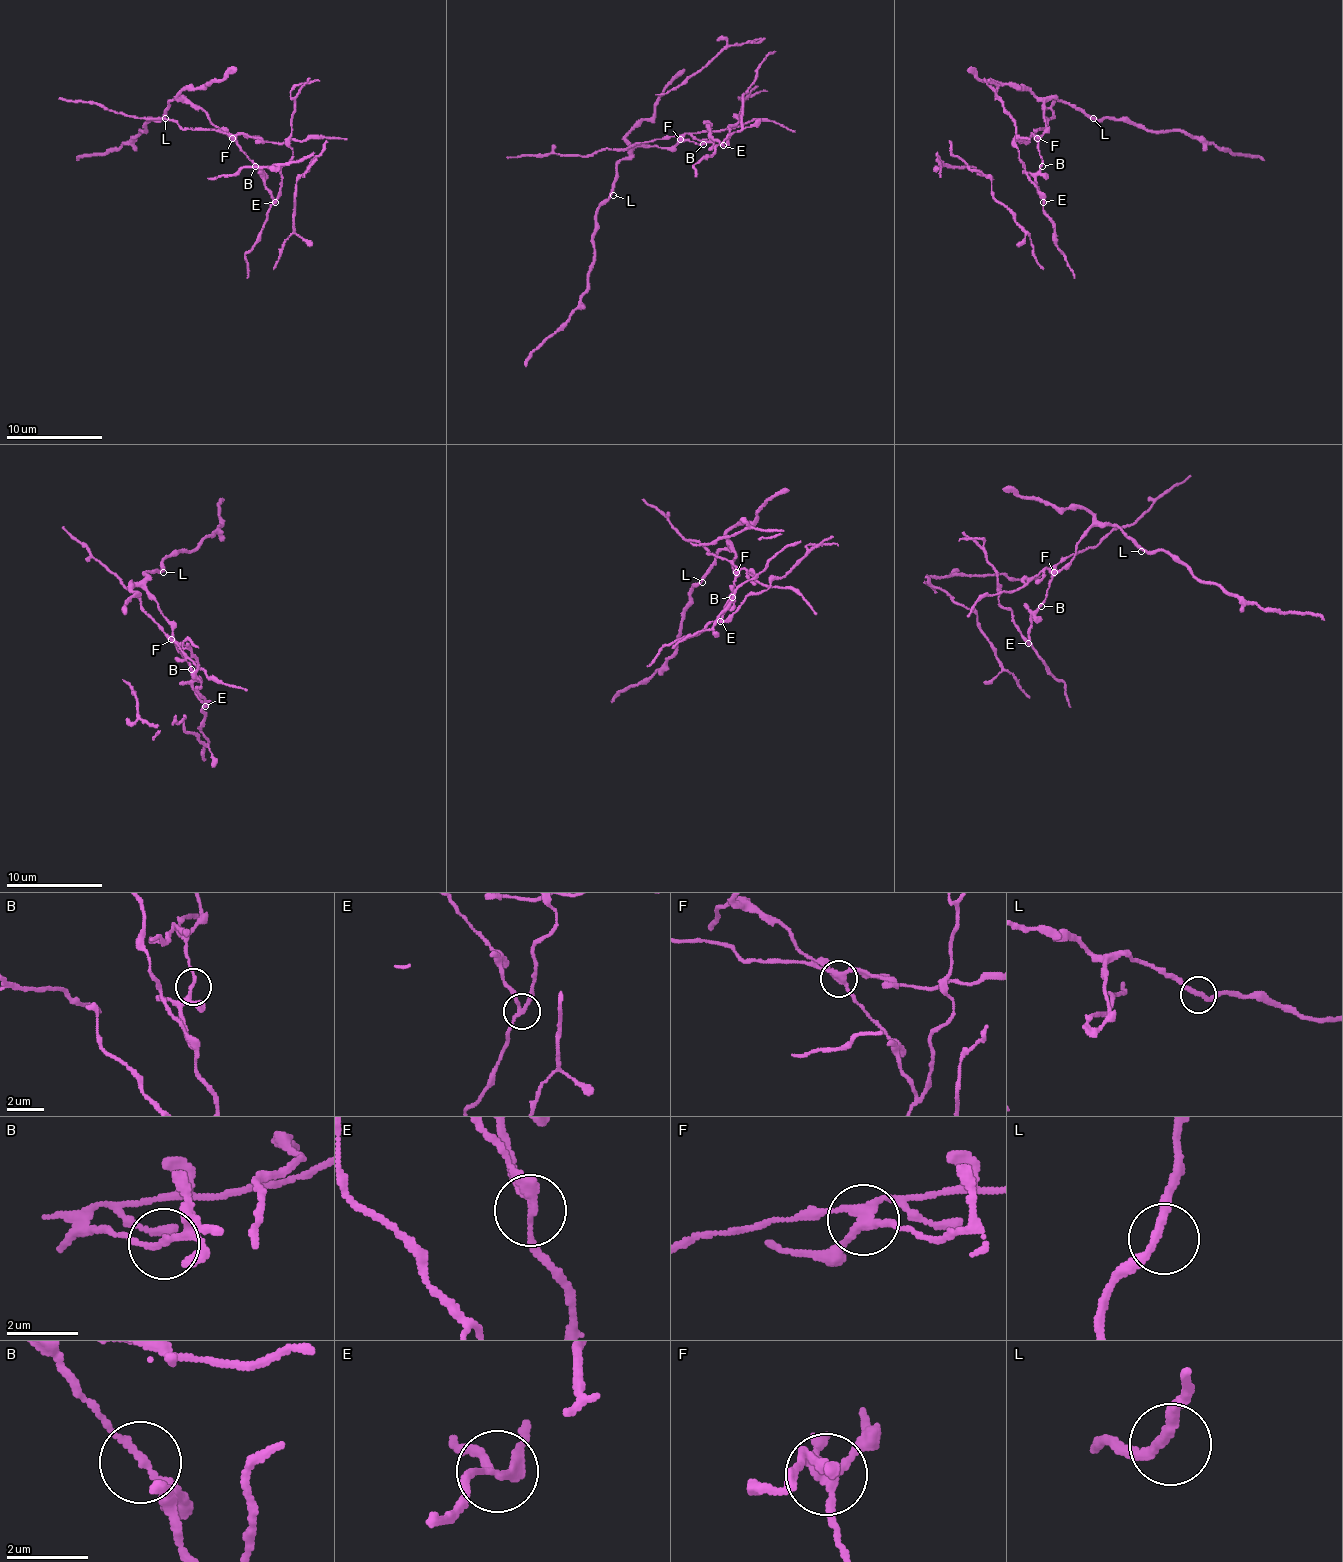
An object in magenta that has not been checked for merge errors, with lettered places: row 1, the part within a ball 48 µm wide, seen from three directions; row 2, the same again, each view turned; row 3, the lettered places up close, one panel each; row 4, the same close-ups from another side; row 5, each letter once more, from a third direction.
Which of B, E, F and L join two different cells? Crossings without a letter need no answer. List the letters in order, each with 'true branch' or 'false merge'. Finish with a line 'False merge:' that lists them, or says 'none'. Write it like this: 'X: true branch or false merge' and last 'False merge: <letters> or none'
B: true branch
E: false merge
F: false merge
L: true branch
False merge: E, F

